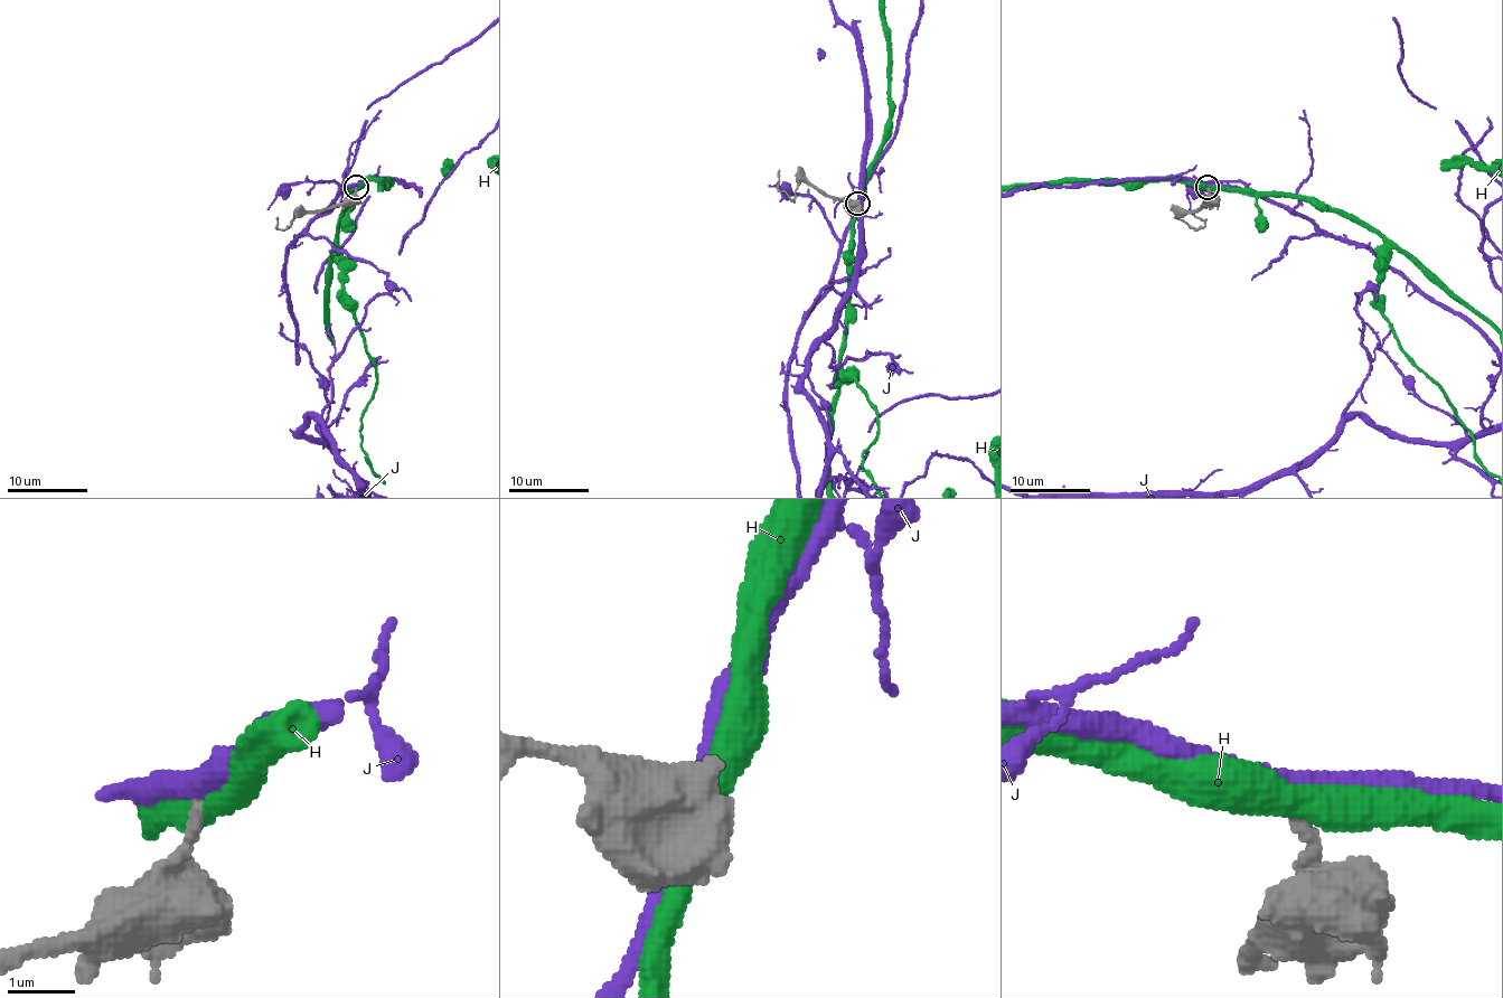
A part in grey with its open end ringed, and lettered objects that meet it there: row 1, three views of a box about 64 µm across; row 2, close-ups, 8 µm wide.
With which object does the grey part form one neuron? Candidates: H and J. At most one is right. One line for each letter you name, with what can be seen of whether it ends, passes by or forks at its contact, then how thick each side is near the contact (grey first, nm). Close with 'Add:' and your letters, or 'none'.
Add: none

